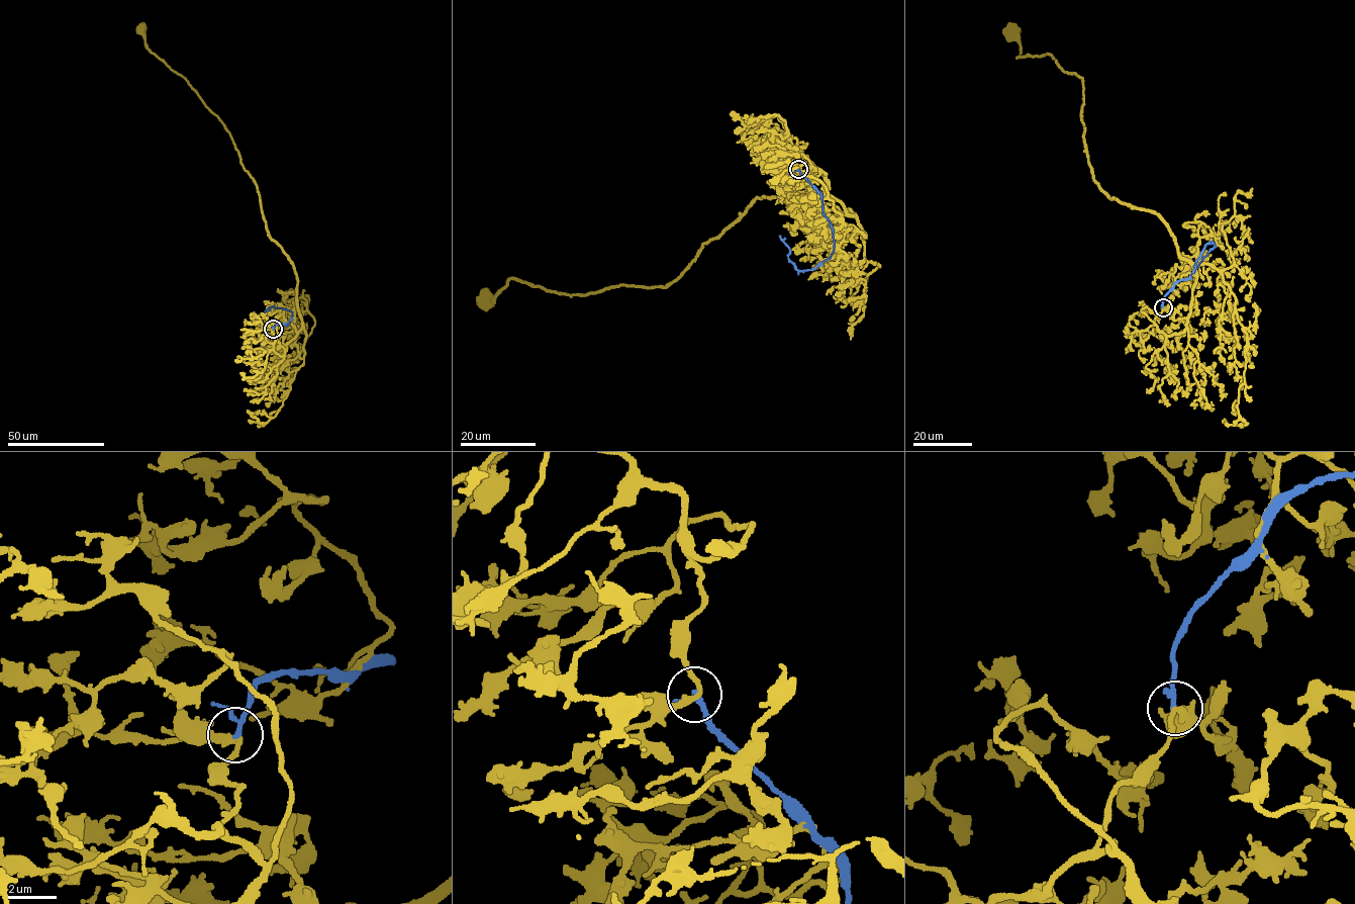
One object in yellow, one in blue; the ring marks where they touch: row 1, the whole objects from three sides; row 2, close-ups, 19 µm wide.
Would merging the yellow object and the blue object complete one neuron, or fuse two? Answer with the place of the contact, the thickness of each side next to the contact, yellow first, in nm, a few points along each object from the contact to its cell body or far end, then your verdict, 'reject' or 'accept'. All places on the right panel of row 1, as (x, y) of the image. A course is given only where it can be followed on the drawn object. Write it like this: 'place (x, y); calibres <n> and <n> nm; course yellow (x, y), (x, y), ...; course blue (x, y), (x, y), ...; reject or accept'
place (1163, 307); calibres 240 and 150 nm; course yellow (1163, 307), (1160, 331), (1183, 331), (1196, 272), (1157, 214), (1094, 181), (1083, 78), (1018, 58), (1011, 32); course blue (1163, 307), (1162, 299), (1176, 282), (1188, 279), (1205, 245), (1215, 243), (1193, 273); reject

